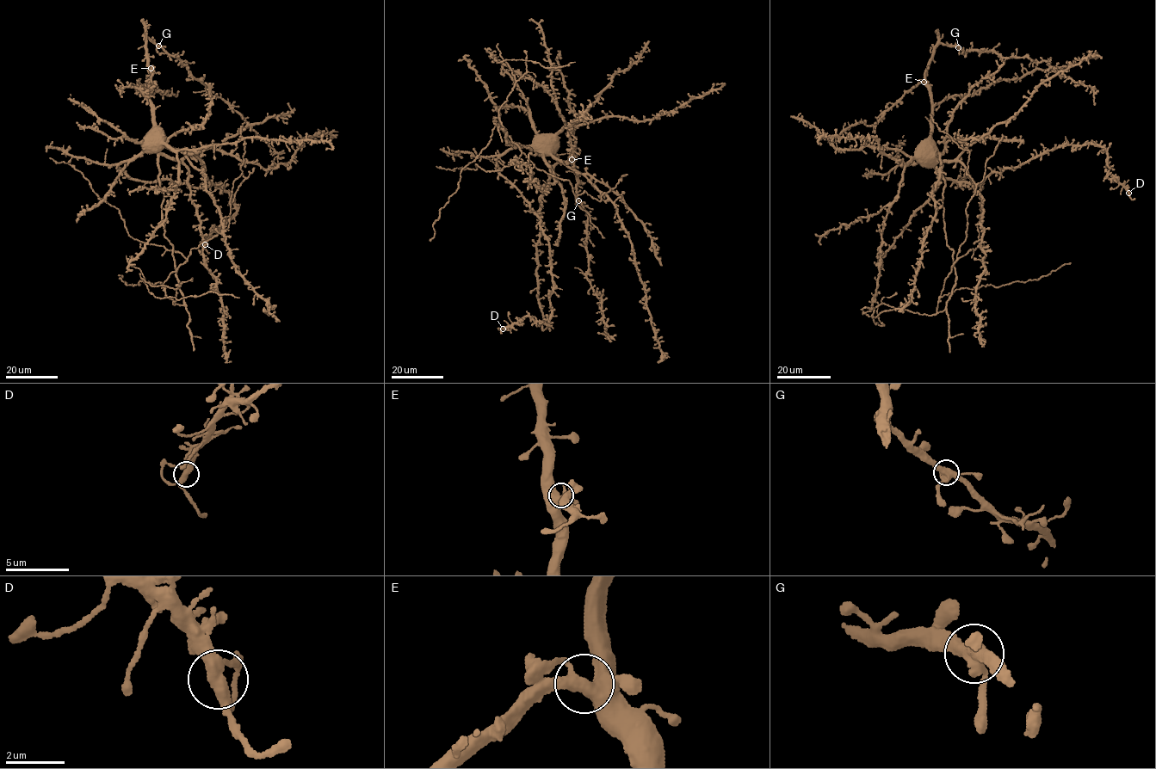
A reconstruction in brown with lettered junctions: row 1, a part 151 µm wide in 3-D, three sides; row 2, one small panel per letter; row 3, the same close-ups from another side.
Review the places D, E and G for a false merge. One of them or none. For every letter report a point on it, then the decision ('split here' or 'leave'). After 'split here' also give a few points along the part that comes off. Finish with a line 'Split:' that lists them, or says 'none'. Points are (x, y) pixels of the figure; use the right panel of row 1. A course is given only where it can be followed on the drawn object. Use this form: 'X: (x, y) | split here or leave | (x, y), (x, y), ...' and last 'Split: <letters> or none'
D: (1128, 193) | leave
E: (924, 82) | leave
G: (958, 47) | leave
Split: none

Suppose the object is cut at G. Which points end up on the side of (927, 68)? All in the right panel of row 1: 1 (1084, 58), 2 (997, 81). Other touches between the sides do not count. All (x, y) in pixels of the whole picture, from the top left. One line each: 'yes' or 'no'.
1: yes
2: yes

